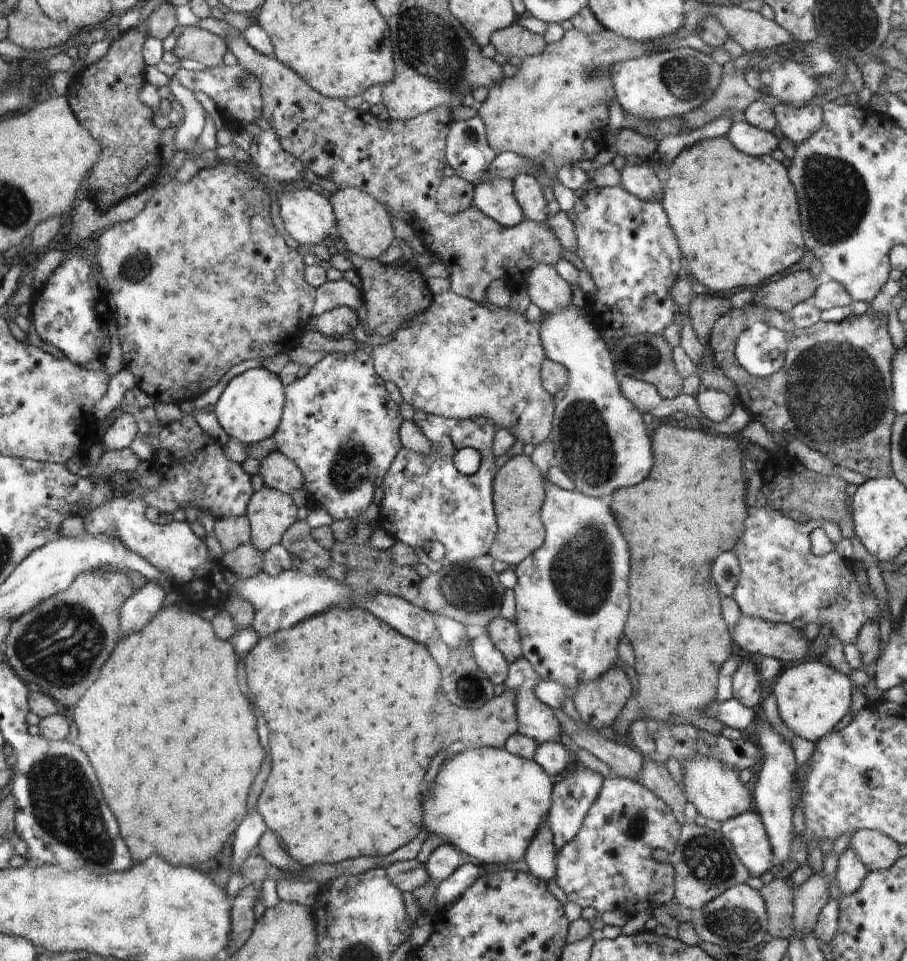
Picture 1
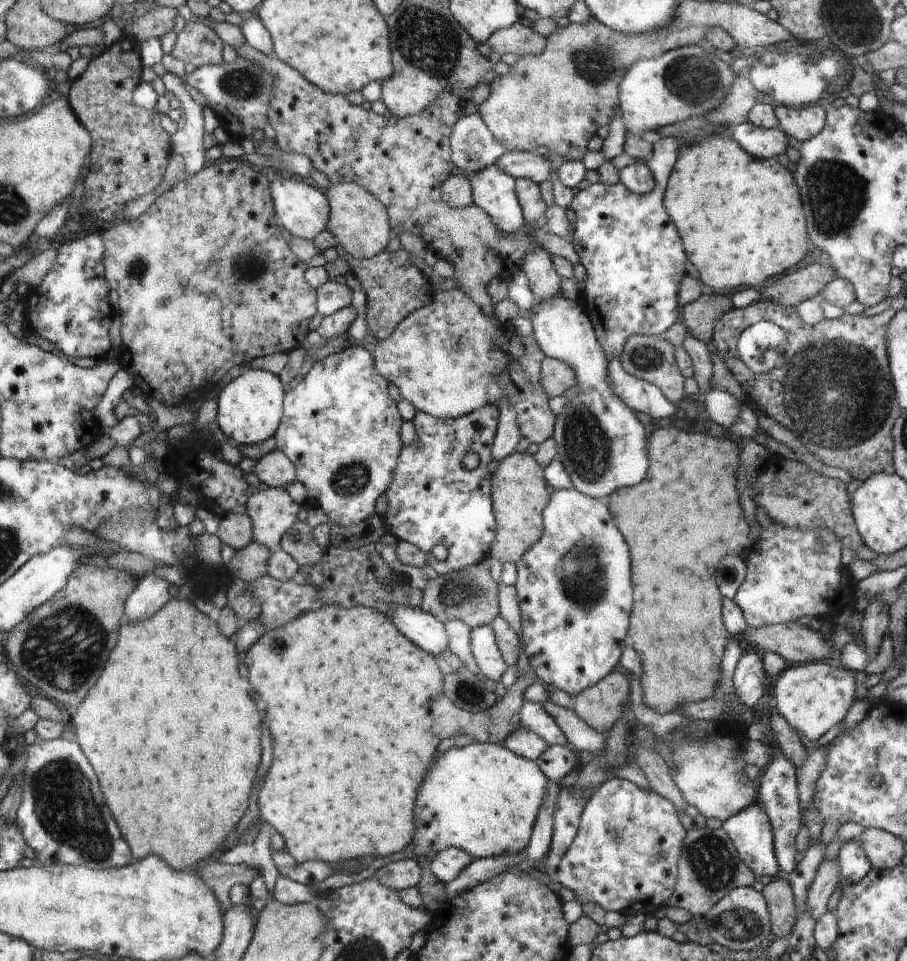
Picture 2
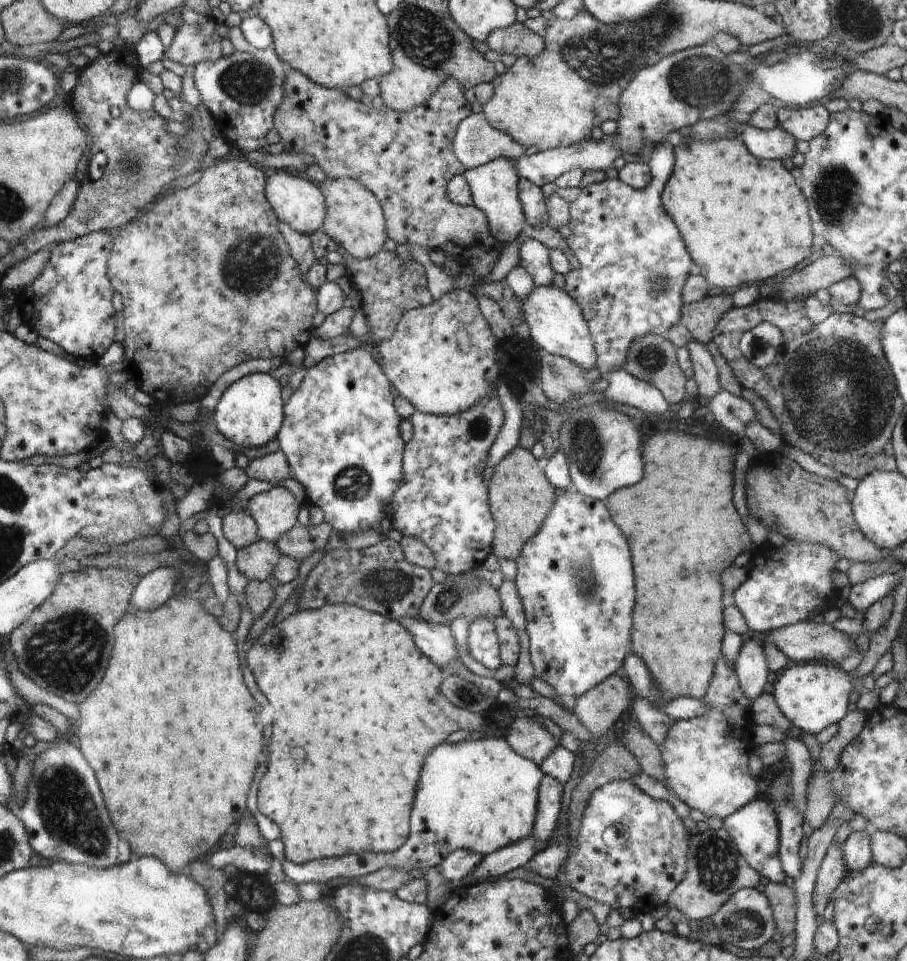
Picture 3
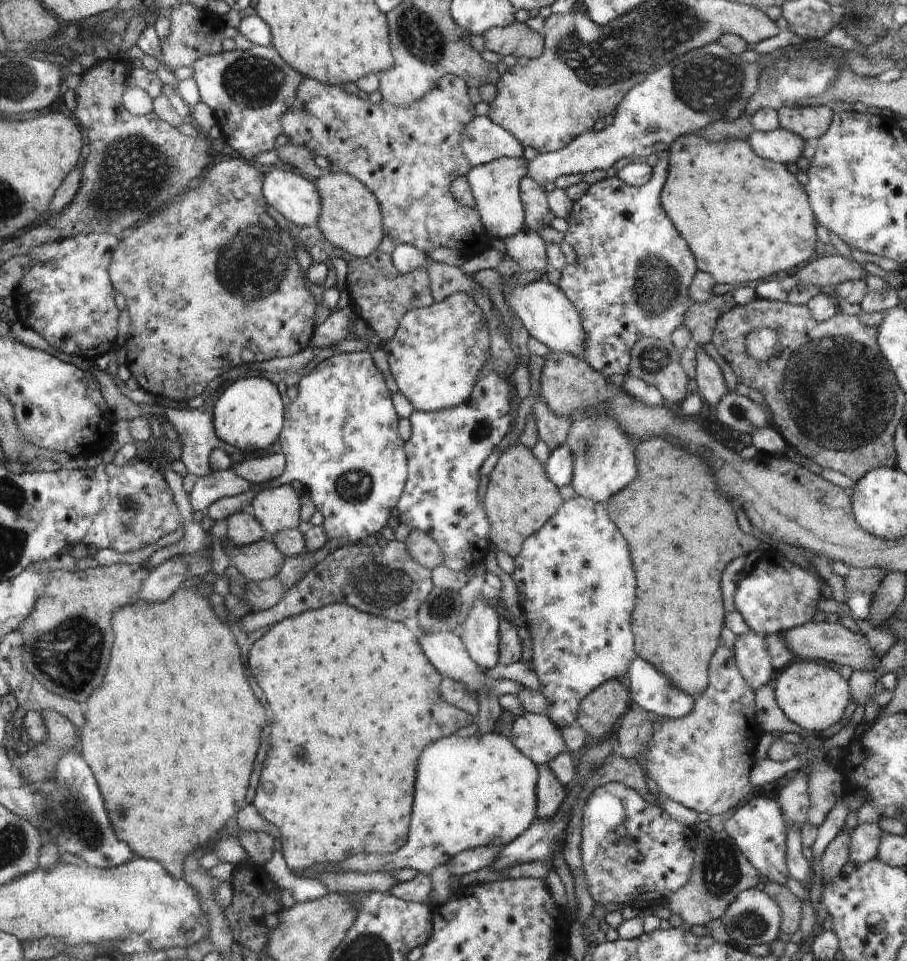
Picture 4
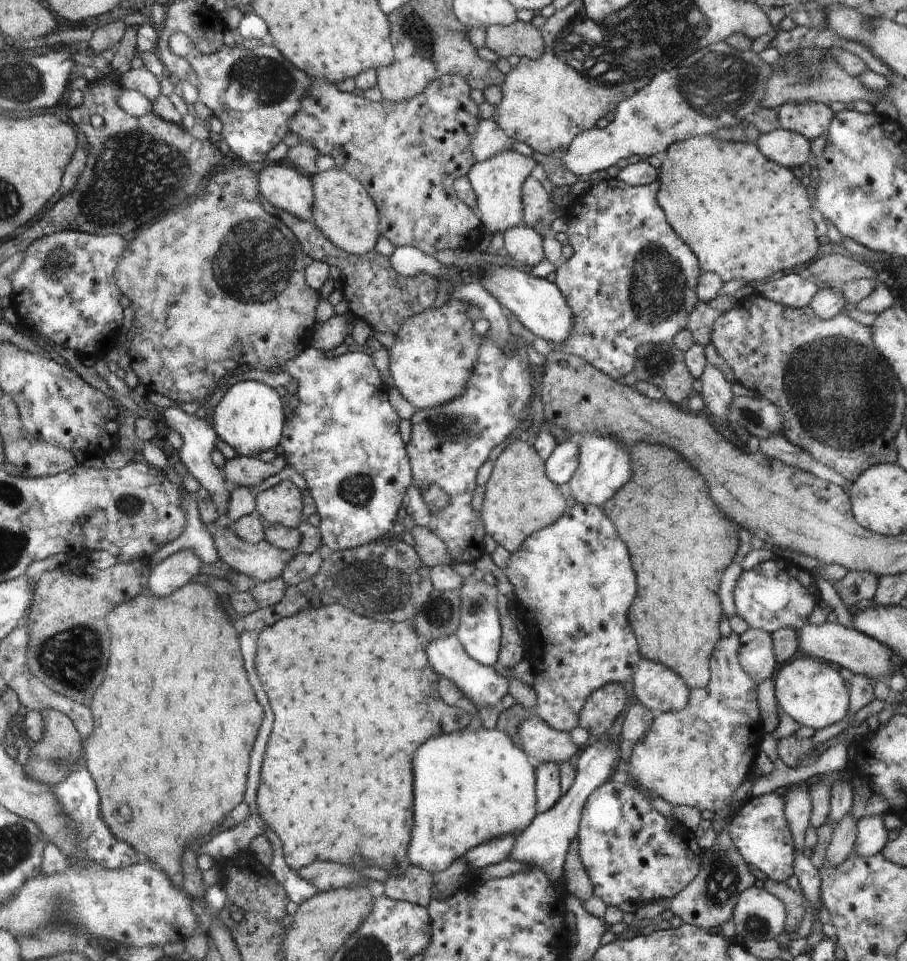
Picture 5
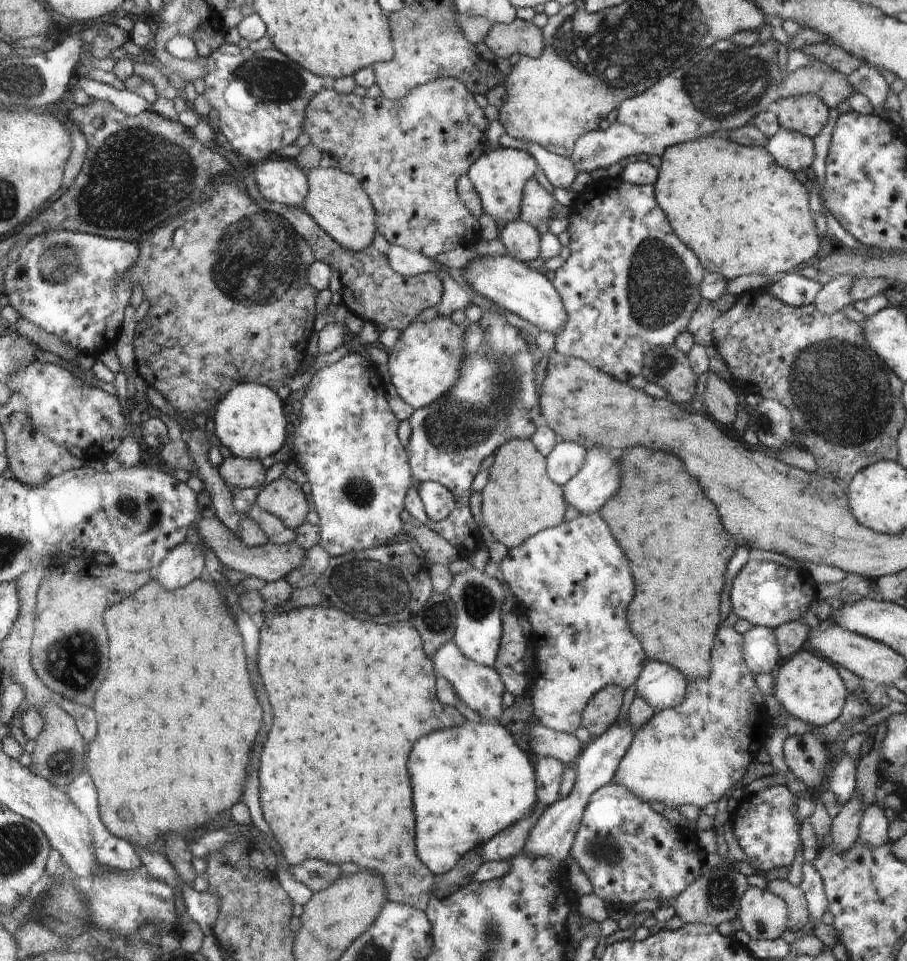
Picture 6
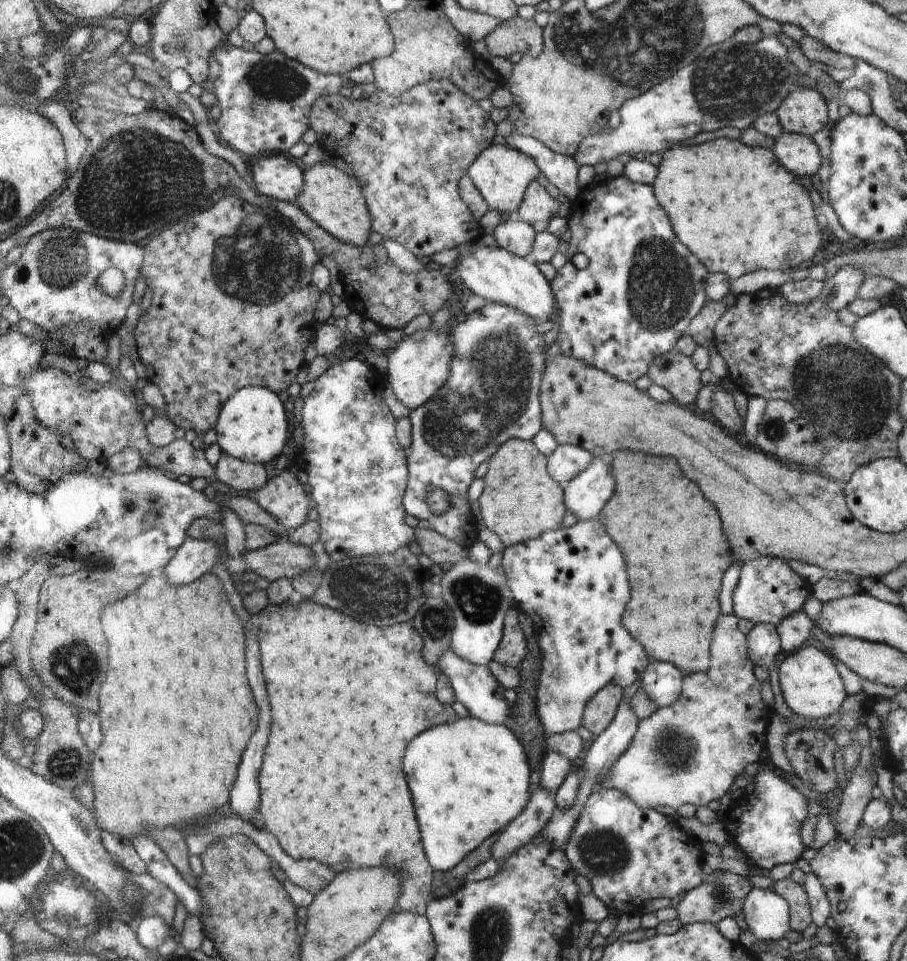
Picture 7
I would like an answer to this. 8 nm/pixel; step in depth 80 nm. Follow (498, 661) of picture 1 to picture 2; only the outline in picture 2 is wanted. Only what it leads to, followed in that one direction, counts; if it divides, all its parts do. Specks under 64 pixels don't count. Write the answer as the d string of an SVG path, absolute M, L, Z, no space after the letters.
M477 626L471 630L470 647L474 662L480 668L483 677L501 683L508 664L496 646L492 626Z

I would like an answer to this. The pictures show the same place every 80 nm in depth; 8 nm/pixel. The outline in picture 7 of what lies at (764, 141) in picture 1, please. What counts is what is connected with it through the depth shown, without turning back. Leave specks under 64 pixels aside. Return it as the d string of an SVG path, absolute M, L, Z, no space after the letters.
M783 132L777 136L772 152L788 172L799 178L811 177L820 170L822 159L812 137Z

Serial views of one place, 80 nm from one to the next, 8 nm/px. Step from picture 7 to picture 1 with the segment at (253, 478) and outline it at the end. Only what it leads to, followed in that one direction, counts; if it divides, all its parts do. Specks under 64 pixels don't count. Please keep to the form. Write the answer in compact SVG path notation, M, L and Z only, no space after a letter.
M280 451L272 452L272 455L261 462L259 476L264 479L265 487L285 494L291 494L303 488L304 476L300 468Z

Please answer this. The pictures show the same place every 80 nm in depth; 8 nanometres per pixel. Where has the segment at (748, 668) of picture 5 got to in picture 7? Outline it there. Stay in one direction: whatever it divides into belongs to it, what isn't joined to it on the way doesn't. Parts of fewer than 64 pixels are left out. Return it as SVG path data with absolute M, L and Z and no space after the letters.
M758 623L746 636L749 659L753 664L768 668L781 650L781 640L776 626L770 623Z

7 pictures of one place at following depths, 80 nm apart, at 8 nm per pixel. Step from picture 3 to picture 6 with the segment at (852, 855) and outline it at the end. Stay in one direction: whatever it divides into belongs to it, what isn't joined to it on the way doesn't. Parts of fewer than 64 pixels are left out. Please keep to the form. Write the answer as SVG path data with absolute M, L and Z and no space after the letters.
M874 803L863 813L859 827L860 842L864 842L868 848L882 846L882 844L888 845L888 829L889 823L884 809Z

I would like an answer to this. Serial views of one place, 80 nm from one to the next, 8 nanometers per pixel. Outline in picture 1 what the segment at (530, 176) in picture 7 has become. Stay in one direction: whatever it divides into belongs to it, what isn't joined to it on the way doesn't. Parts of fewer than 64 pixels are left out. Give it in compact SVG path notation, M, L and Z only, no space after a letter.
M501 177L482 179L474 186L473 207L488 215L496 223L500 223L502 227L514 227L524 221L510 179Z

